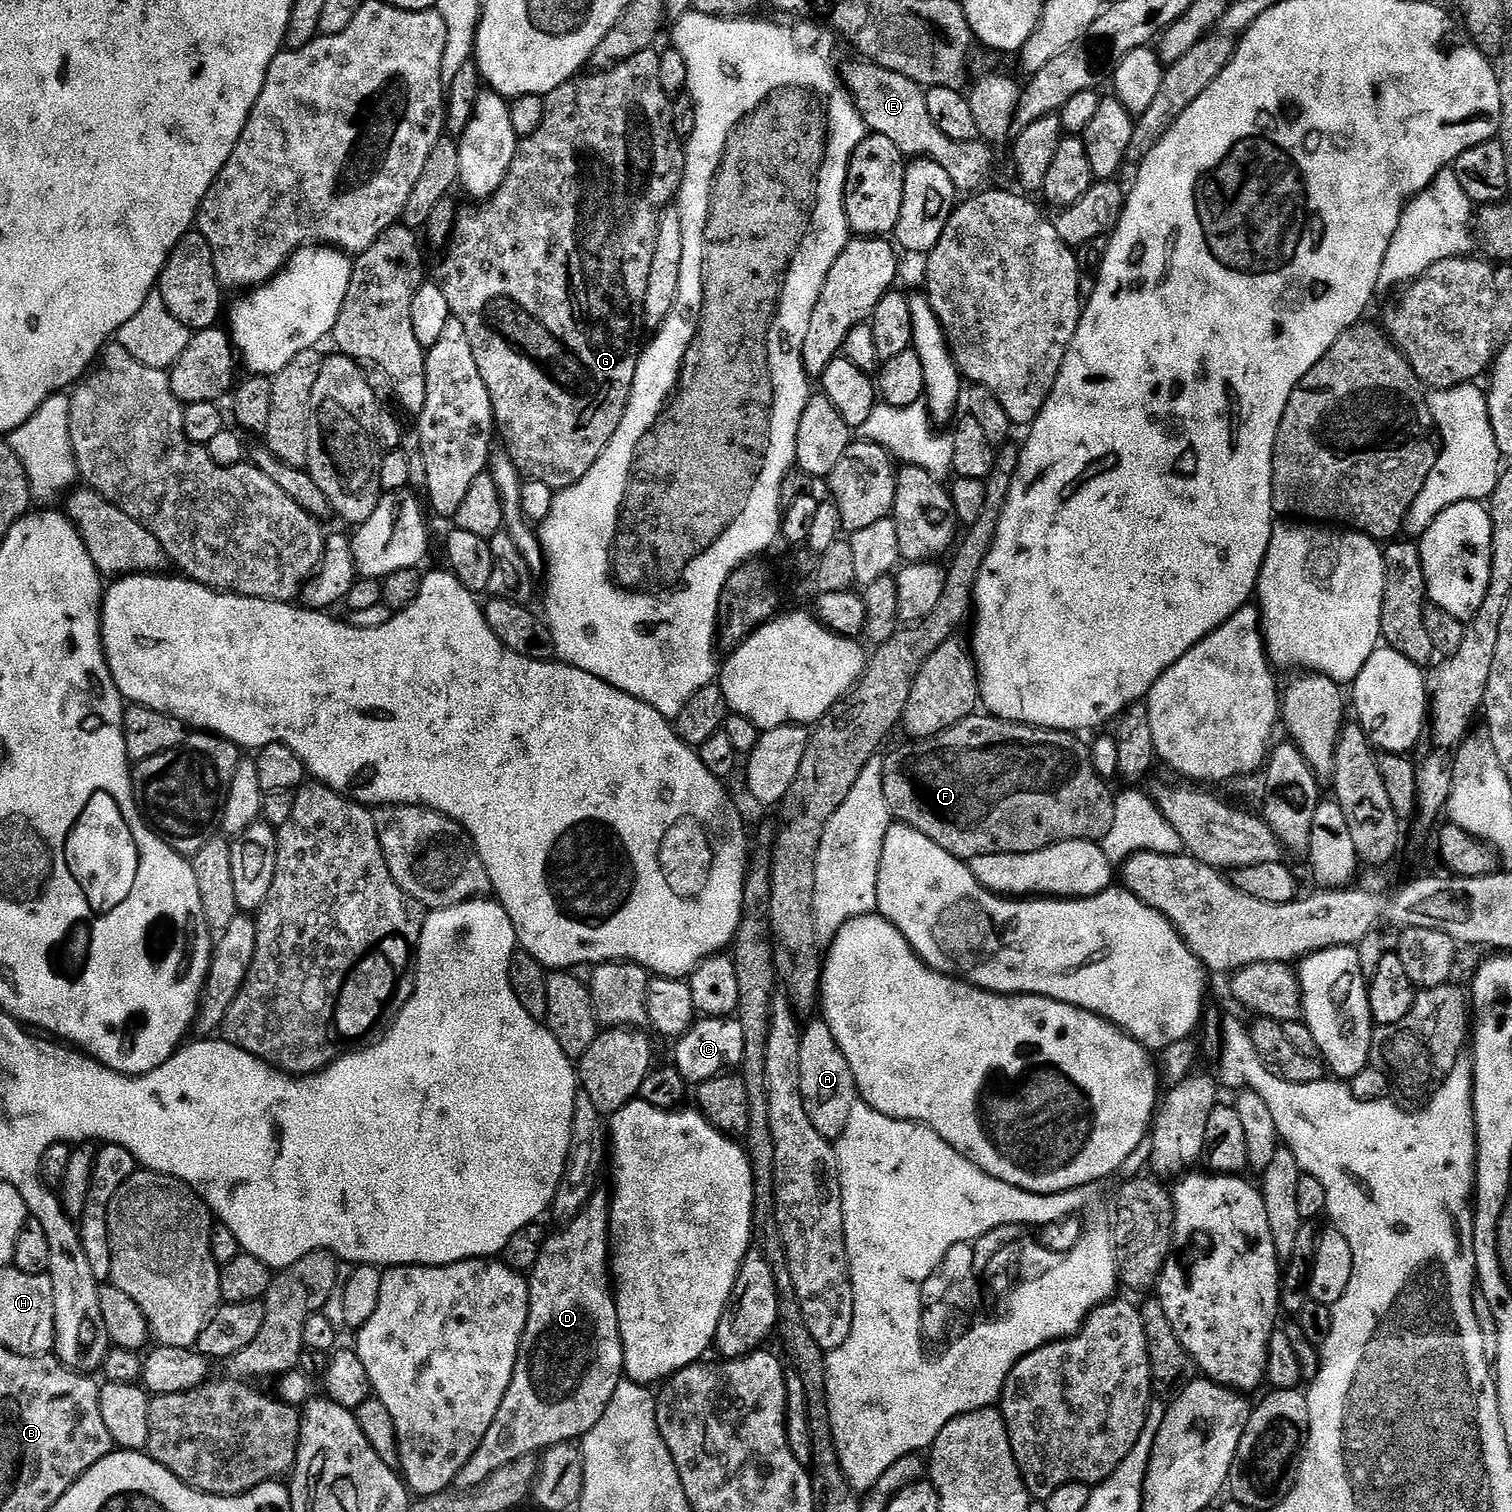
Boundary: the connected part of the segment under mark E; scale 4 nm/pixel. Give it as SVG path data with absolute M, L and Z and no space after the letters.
M856 58L853 64L842 68L842 79L865 125L873 133L890 138L905 157L930 158L938 162L938 166L942 166L942 170L950 174L954 186L961 193L972 194L987 185L984 183L991 178L992 171L996 168L993 145L980 138L972 141L954 141L947 137L931 118L927 109L925 89L919 84L902 74L894 74L894 70L886 70L863 58Z

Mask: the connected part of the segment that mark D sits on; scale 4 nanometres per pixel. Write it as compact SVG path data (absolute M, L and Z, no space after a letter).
M597 1190L589 1199L577 1217L565 1223L560 1229L561 1232L549 1235L548 1241L544 1244L542 1254L538 1262L532 1268L530 1279L528 1280L528 1325L524 1331L524 1341L520 1343L520 1357L514 1370L514 1378L506 1390L506 1398L486 1434L486 1438L478 1446L478 1450L473 1454L470 1462L466 1464L458 1477L458 1484L461 1489L471 1490L484 1484L493 1476L499 1468L514 1462L523 1456L532 1456L533 1454L543 1453L552 1448L555 1444L565 1442L576 1442L584 1437L594 1427L597 1422L606 1414L610 1402L614 1398L614 1390L618 1390L621 1380L625 1379L624 1371L624 1342L620 1333L619 1310L616 1308L616 1297L614 1295L614 1280L610 1275L610 1233L612 1231L612 1209L610 1207L609 1193L603 1190Z

